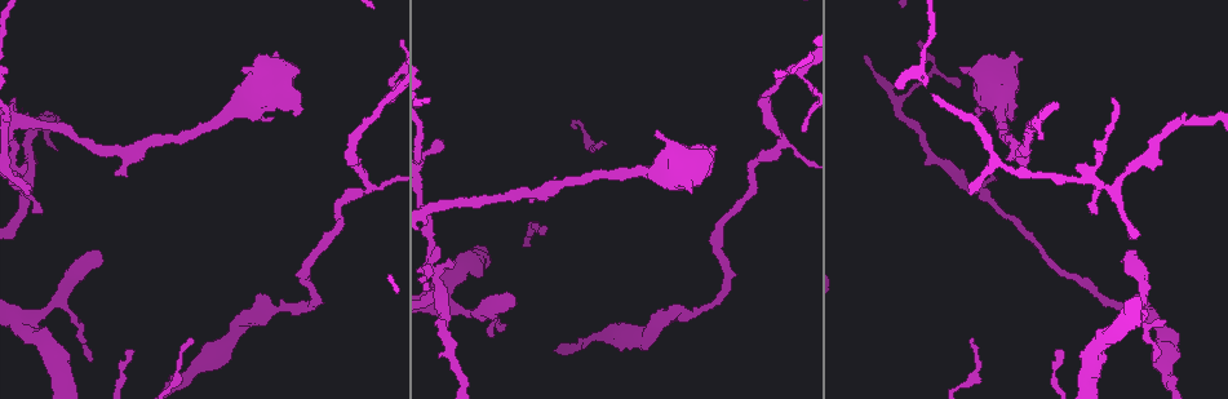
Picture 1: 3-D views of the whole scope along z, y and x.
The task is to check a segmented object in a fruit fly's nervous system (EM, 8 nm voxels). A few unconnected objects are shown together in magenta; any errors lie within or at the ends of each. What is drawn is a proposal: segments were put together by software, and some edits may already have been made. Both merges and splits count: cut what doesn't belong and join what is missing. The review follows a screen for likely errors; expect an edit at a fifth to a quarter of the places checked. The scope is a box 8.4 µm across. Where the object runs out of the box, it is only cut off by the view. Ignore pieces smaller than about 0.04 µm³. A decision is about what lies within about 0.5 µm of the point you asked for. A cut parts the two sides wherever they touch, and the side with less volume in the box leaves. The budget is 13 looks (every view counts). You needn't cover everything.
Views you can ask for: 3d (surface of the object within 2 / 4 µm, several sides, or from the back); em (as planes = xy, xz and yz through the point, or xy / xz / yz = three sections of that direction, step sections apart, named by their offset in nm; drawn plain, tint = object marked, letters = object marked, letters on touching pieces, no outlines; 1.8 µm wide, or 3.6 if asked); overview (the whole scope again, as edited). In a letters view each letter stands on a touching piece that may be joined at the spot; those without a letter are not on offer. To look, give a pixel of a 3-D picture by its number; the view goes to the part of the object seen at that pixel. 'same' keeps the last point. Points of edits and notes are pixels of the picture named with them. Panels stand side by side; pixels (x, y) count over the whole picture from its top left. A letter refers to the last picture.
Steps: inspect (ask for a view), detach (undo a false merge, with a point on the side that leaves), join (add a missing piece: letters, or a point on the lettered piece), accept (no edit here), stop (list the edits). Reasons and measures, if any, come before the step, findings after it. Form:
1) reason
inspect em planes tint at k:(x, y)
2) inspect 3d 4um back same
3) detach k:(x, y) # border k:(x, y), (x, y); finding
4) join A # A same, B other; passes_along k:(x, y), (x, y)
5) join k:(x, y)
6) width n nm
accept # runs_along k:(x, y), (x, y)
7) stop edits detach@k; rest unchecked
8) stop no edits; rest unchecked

branch stops here
inspect 3d 2um back at 1:(442, 144)

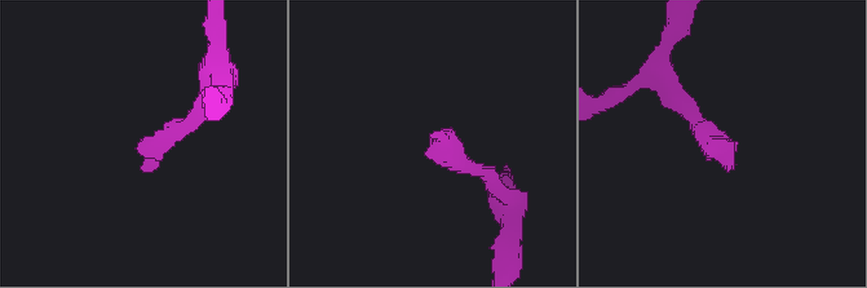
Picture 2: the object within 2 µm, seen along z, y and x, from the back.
inspect em xz step 16 tint at 2:(728, 170)

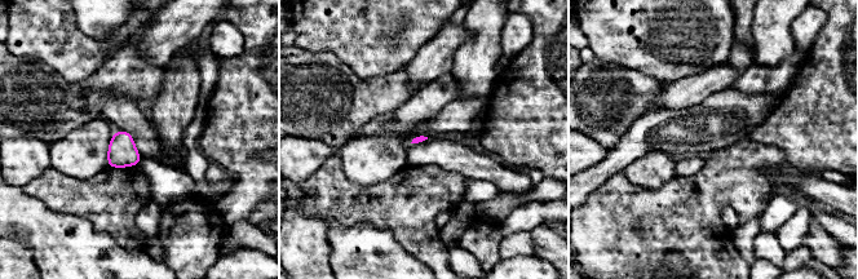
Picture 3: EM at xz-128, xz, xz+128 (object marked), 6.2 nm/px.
cut it another way
inspect em planes letters same

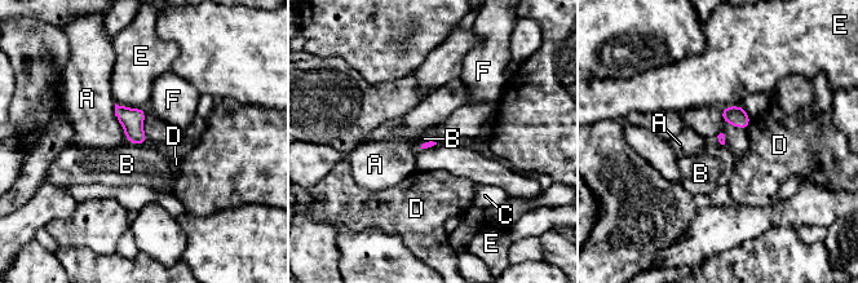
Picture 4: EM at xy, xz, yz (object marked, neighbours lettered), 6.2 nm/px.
accept # A other, B other, C other, D other, E other, F other; none of them fits

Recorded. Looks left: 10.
calibre changes
inspect 3d 2um at 1:(62, 284)

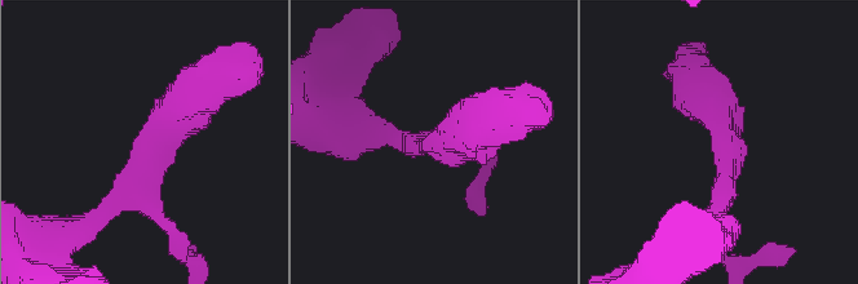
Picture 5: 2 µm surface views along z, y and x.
inspect em xy step 16 plain at 5:(152, 133)

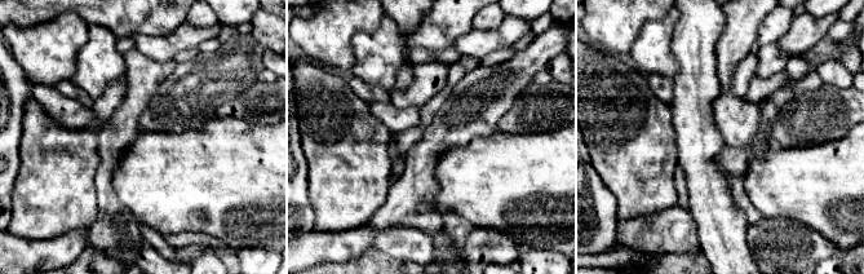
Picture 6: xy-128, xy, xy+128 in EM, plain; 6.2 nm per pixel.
inspect em xy step 16 letters same

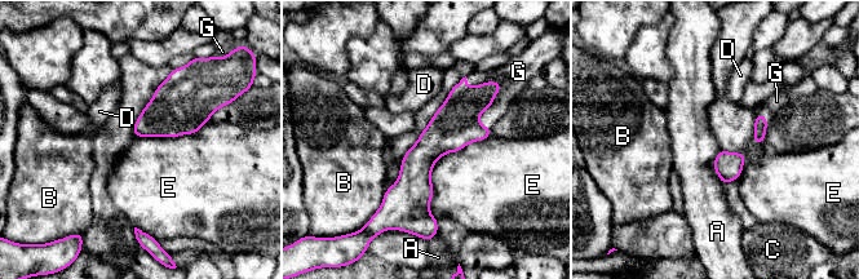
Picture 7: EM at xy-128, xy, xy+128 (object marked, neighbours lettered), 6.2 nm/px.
join G # A other, B other, C other, D other, E other, G same; passes_along 7:(456, 122), (474, 87), (513, 76); the neuron continues

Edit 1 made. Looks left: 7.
inspect overview

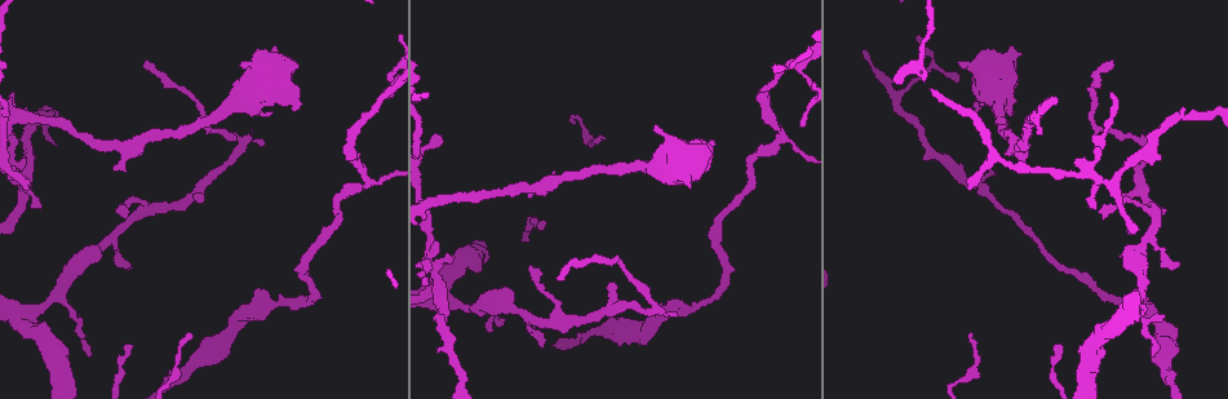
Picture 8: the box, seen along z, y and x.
an open end
inspect 3d 2um at 8:(615, 282)

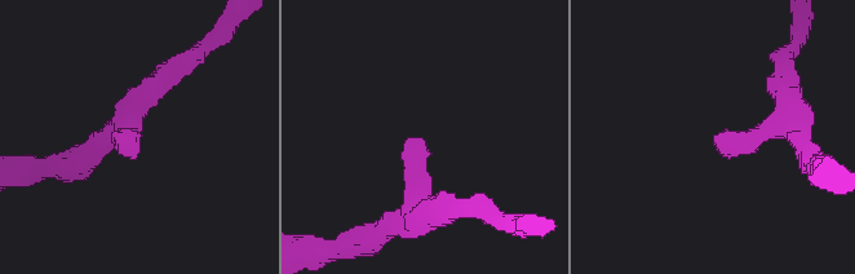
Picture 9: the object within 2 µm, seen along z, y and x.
now the EM
inspect em yz step 16 tint at 9:(136, 143)

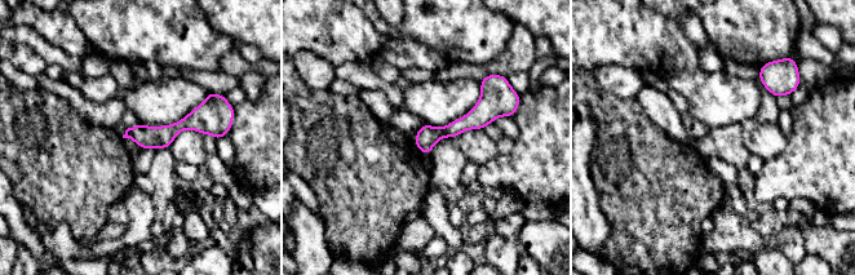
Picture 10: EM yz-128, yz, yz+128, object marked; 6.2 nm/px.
inspect em planes letters same

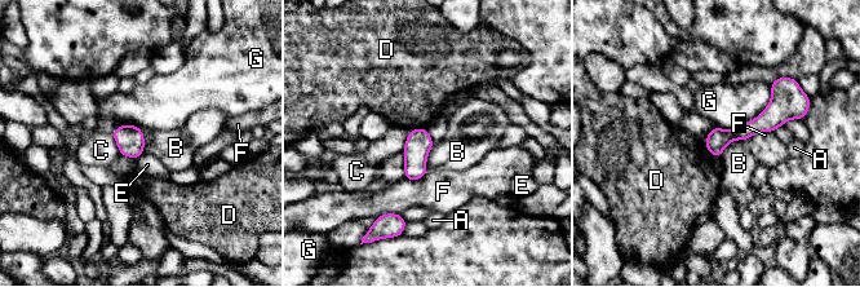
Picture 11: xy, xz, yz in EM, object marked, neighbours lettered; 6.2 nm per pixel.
accept # A other, B other, C other, D other, E other, F other, G other; none of them fits

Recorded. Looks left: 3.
inspect em yz step 4 tint at 8:(262, 144)

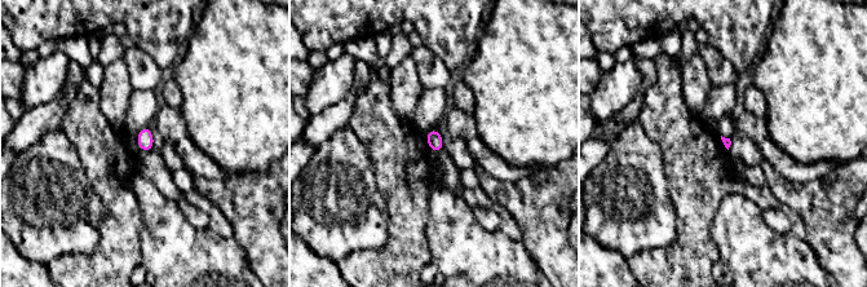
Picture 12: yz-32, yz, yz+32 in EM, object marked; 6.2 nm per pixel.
inspect em yz step 4 letters same

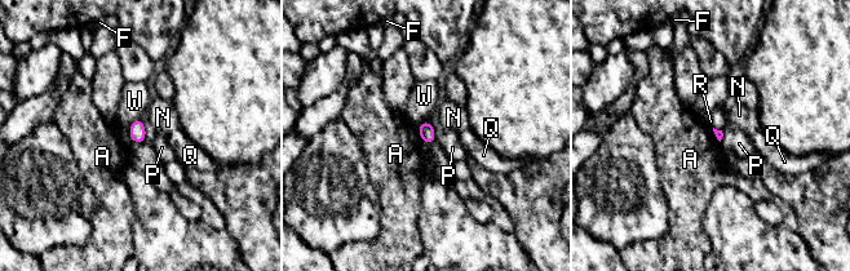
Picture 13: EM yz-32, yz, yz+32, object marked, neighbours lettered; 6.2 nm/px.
accept # A other, F other, N other, P other, Q other, R other, W other; border 13:(416, 128), (425, 145); none of them fits

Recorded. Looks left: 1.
inspect em yz step 16 letters at 8:(367, 185)

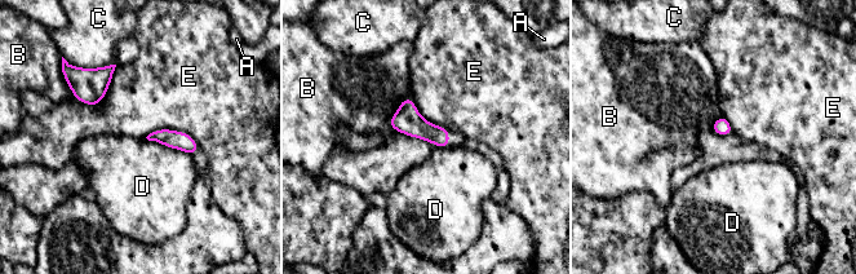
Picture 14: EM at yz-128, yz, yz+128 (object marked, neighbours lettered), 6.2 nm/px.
longest_contact E 340 nm
accept # A other, B other, C other, D other, E other; continuous, no second neuron

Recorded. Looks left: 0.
stop edits join@7; rest unchecked

